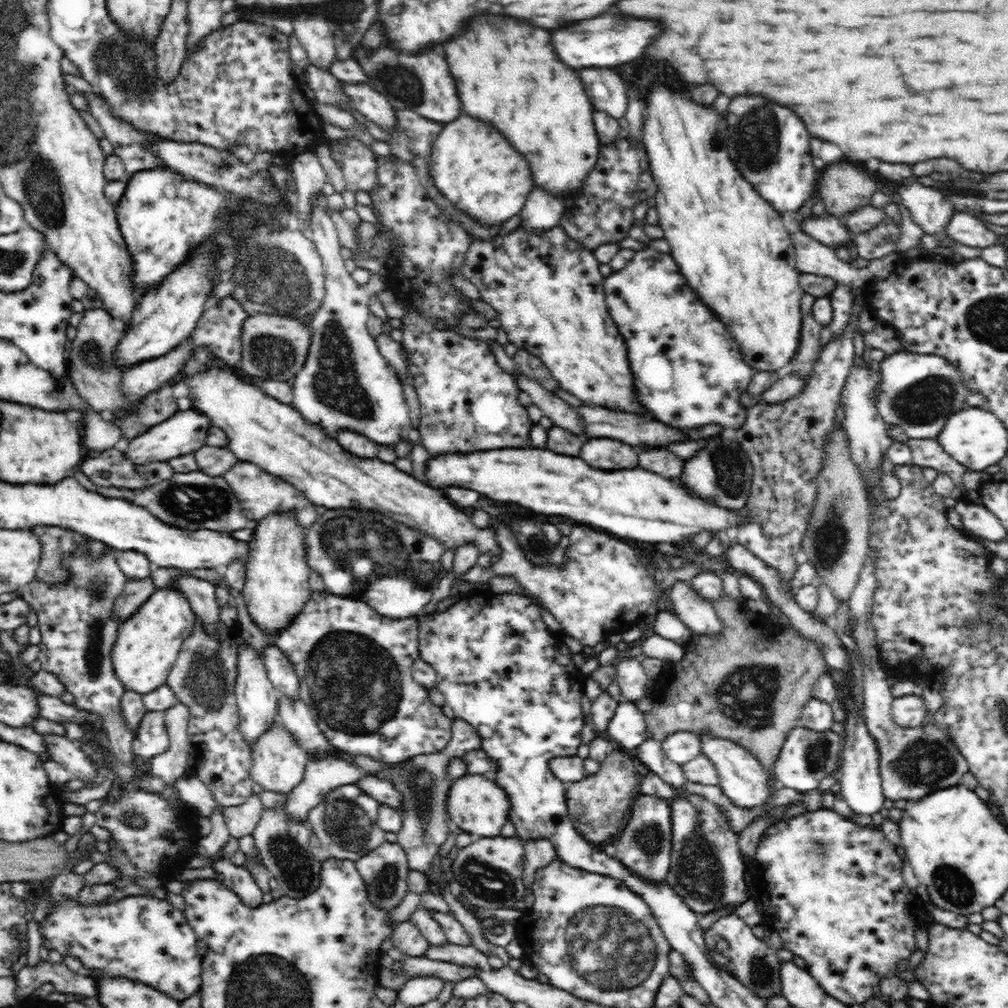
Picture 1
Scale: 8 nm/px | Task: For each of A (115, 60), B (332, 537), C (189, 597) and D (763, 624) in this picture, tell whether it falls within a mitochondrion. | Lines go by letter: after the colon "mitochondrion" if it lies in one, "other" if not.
A: mitochondrion
B: mitochondrion
C: other
D: mitochondrion

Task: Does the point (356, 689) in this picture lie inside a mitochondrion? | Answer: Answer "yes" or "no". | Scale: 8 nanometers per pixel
yes

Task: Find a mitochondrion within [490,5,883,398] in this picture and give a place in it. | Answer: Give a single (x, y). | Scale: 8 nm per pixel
(757, 130)

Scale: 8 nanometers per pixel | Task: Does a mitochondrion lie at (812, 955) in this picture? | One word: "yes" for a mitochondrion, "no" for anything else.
no

